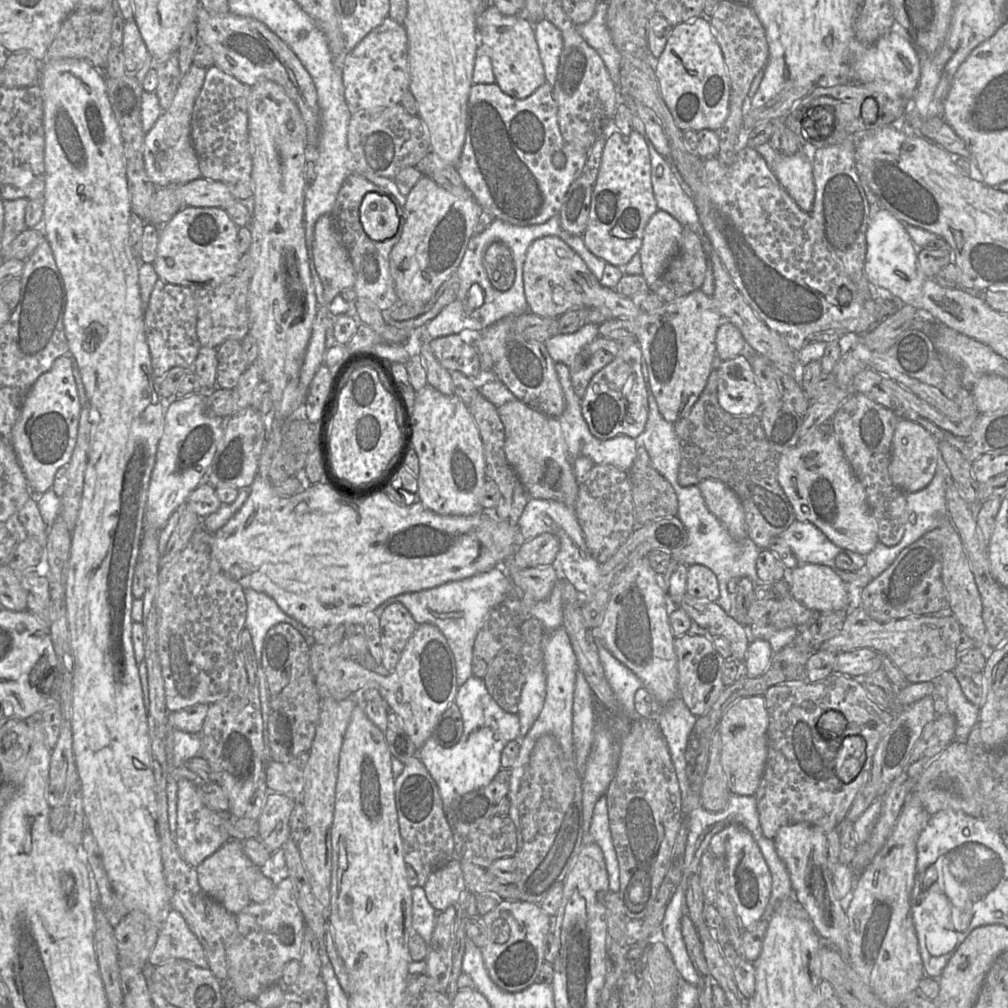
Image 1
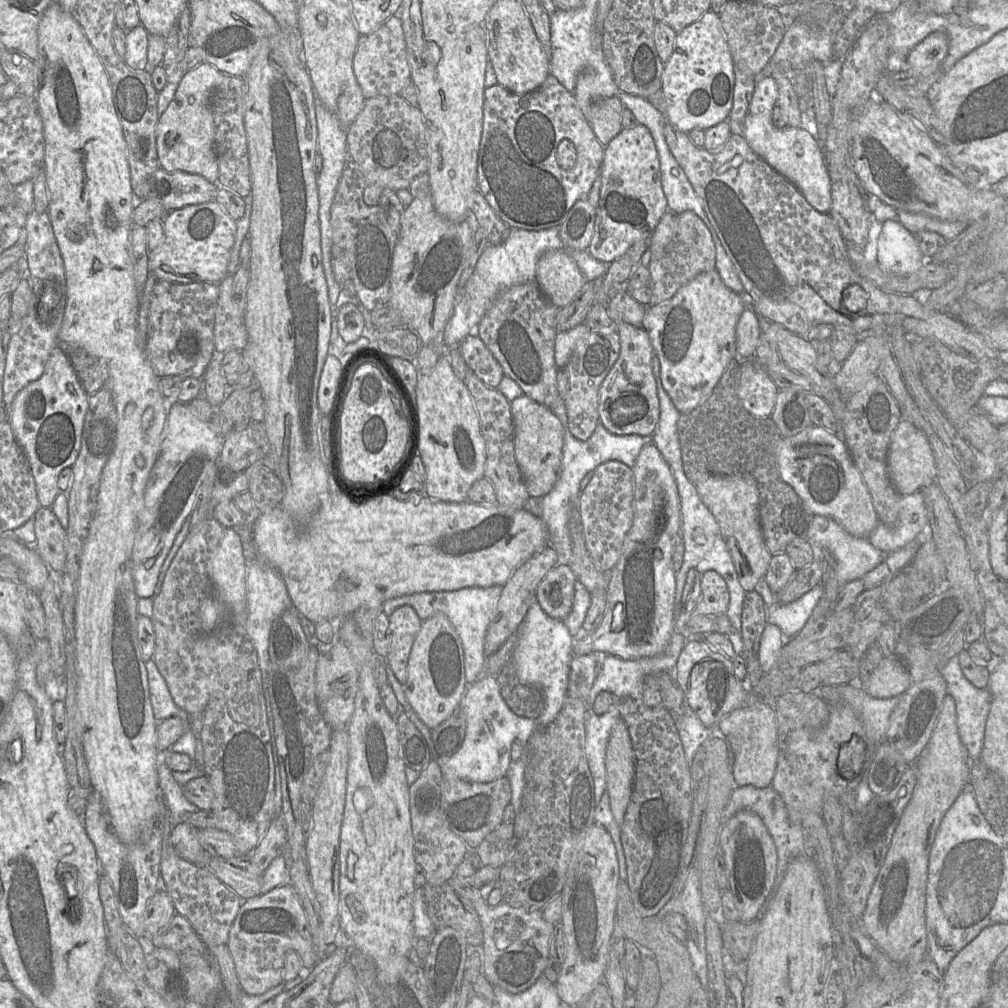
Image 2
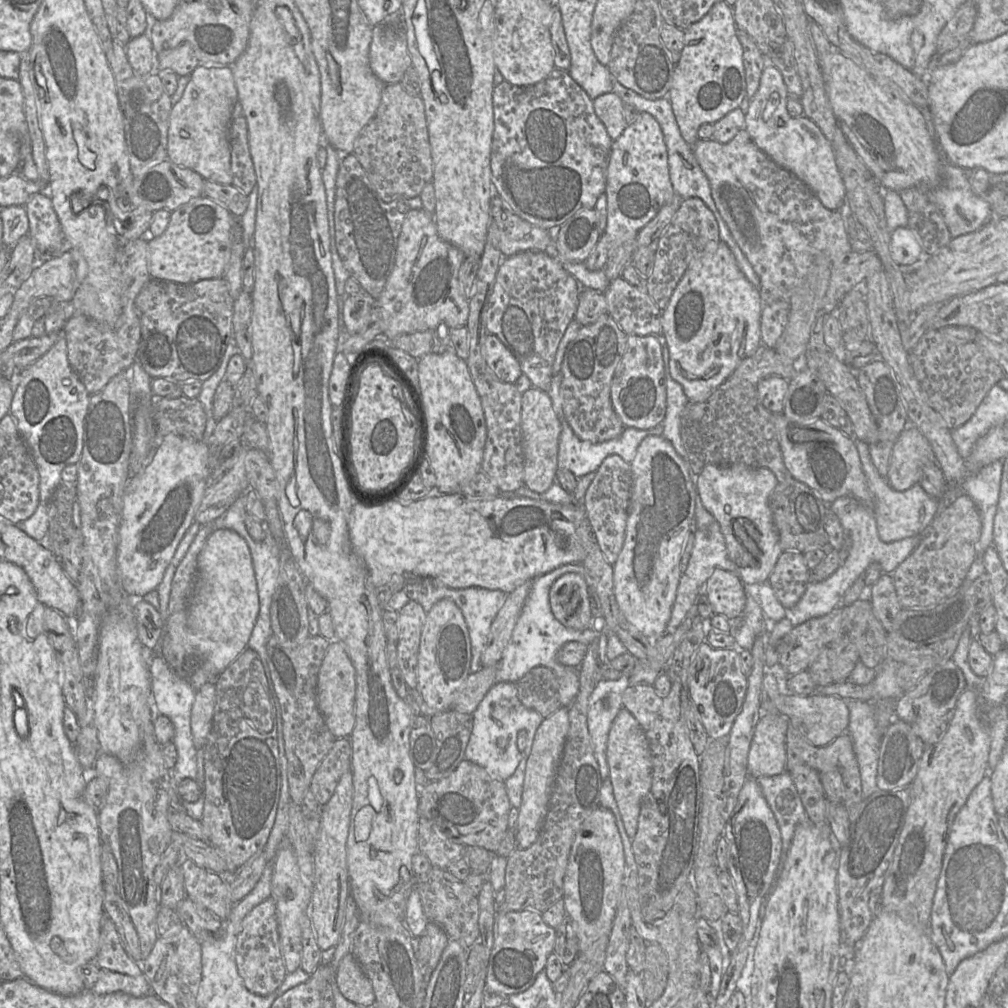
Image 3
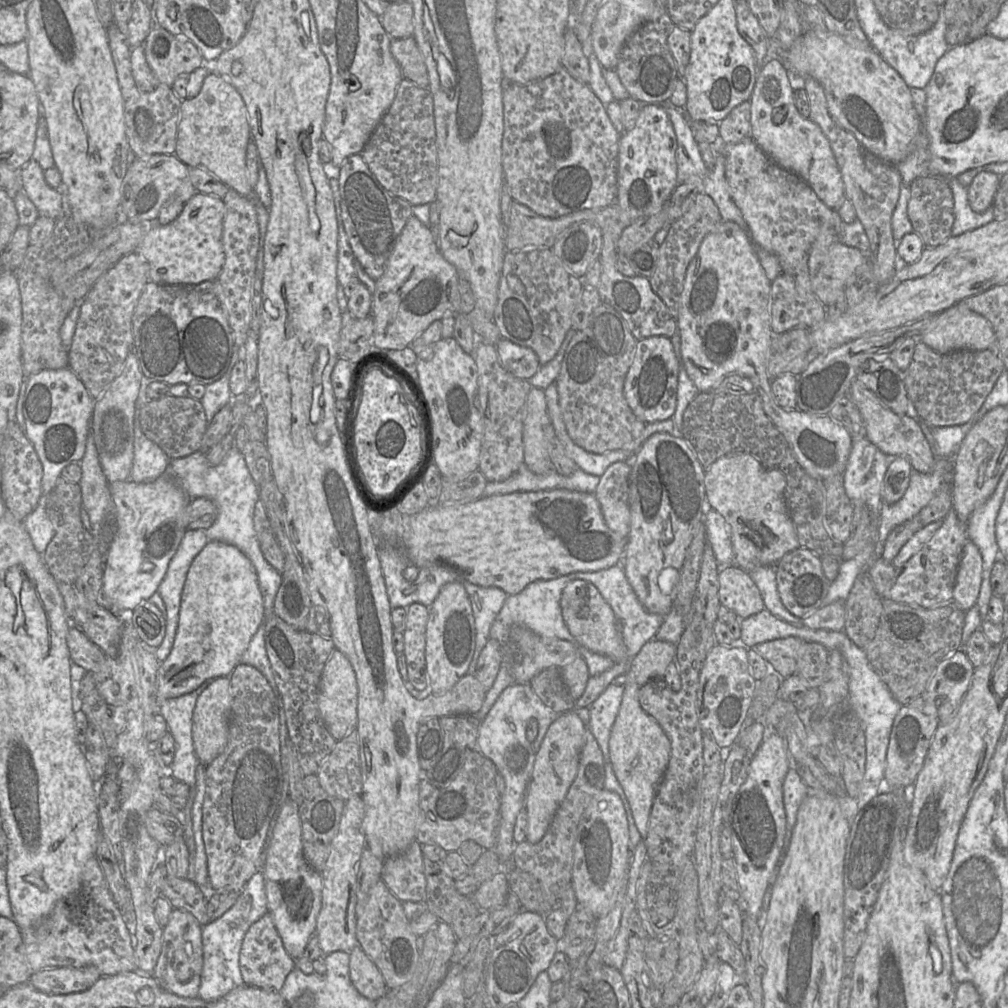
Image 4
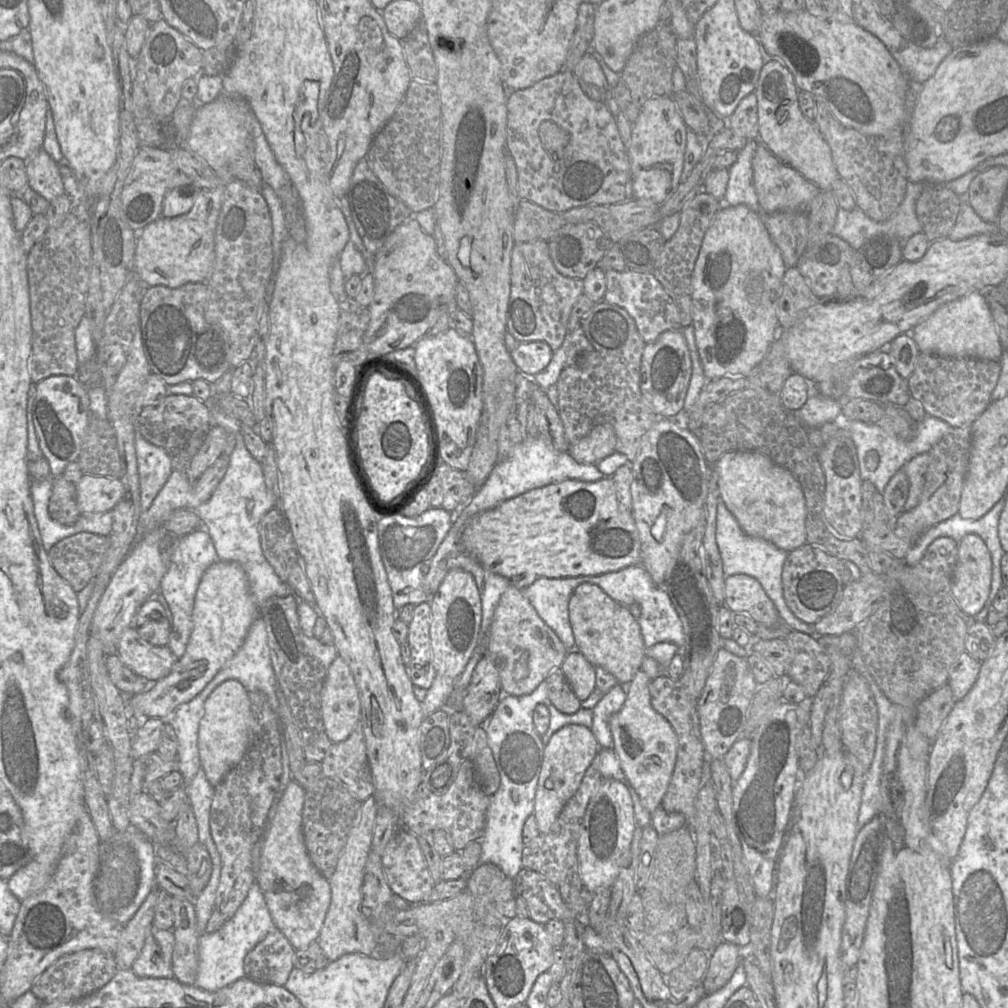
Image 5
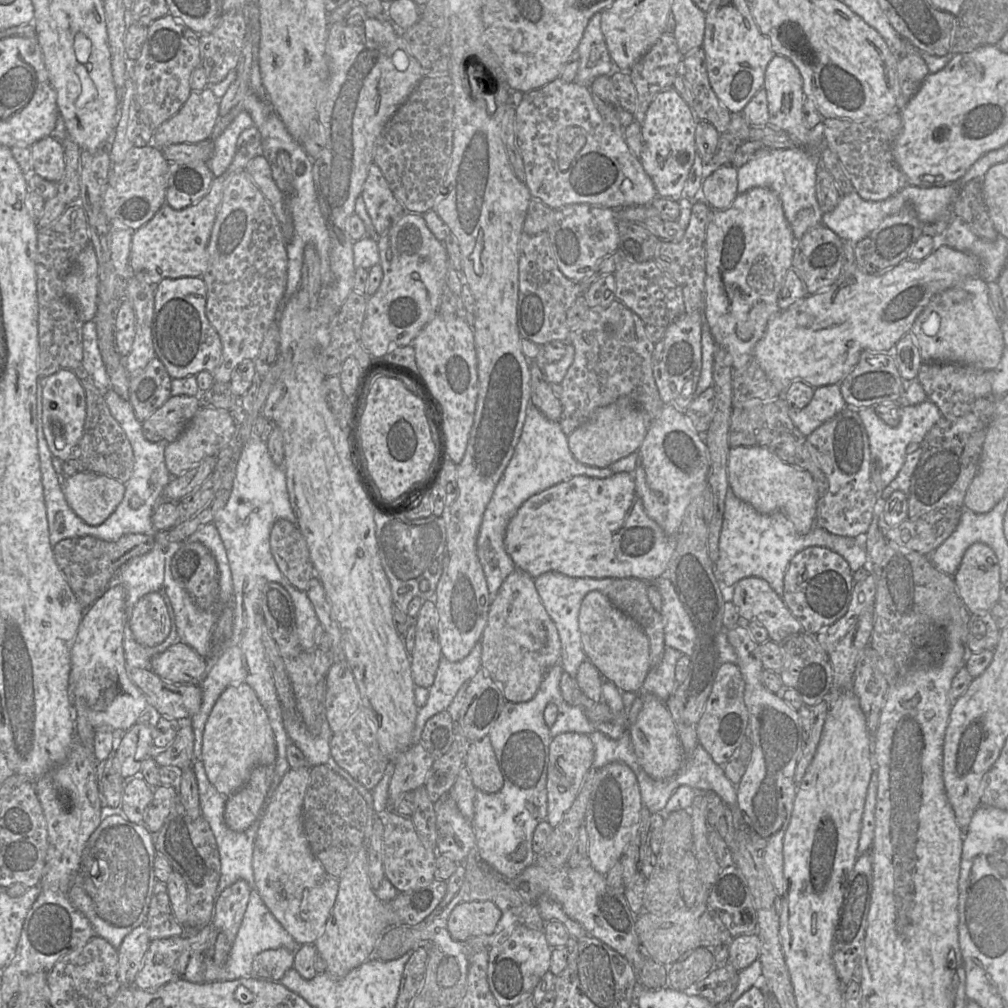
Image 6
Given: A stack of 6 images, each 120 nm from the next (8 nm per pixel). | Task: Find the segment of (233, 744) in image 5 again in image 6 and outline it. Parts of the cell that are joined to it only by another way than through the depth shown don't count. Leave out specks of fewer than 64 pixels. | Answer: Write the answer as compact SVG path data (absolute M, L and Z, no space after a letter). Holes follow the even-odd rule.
M246 683L225 688L209 714L202 737L200 760L211 784L220 794L230 796L248 781L256 766L272 765L276 758L273 730L255 691Z

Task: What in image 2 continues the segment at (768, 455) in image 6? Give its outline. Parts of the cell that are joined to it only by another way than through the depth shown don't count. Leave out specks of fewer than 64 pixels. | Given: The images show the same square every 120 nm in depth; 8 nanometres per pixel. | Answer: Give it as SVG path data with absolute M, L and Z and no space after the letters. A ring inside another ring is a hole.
M710 475L695 486L701 500L720 527L740 585L746 592L757 591L772 555L765 545L761 531L759 490L755 479L750 475Z

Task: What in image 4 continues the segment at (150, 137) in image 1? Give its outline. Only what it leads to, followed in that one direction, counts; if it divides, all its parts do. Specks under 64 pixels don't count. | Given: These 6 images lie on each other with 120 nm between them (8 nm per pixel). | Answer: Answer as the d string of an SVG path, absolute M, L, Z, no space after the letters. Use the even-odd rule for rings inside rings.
M211 72L194 98L181 99L178 133L174 155L187 167L205 168L229 189L253 197L246 170L246 150L251 132L245 103L236 88L222 76Z

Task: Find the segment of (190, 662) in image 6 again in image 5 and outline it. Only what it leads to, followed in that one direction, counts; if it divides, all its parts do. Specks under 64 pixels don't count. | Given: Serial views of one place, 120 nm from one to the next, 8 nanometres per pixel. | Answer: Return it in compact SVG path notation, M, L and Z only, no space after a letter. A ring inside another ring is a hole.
M132 627L122 632L116 655L133 672L150 682L157 682L168 675L179 659L167 645L155 646L147 643Z

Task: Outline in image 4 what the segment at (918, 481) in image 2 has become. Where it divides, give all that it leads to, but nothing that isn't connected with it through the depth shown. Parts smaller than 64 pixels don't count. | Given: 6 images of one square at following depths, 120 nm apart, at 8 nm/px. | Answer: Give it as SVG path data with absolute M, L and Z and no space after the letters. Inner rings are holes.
M896 456L884 476L882 502L893 504L902 498L909 486L911 472L909 460L903 456Z

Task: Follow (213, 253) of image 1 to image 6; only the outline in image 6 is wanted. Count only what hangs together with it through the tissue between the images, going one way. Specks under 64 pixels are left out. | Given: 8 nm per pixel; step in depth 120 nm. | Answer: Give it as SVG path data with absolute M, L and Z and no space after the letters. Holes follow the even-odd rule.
M255 127L243 131L236 143L236 151L231 164L223 174L215 177L209 191L197 203L186 208L176 210L165 203L146 224L134 230L130 248L130 265L135 275L143 277L152 284L158 284L165 278L177 279L182 277L203 277L209 260L208 244L211 232L219 211L223 193L230 179L241 171L245 171L247 164L260 153L261 133Z

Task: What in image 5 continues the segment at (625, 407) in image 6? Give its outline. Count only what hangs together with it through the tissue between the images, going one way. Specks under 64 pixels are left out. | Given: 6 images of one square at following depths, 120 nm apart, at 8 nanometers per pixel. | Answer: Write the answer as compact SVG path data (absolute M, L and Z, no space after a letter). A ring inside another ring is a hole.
M611 424L594 426L590 432L570 444L569 455L578 463L596 465L607 456L616 452L616 435Z

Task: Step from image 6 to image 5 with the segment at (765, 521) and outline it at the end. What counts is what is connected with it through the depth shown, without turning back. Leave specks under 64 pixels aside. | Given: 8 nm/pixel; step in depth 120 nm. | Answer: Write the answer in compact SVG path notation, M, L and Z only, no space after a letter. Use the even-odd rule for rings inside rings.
M721 500L717 507L716 542L725 578L734 574L746 574L754 577L760 582L766 594L774 603L781 623L791 630L815 635L813 624L807 624L796 618L786 605L783 597L781 573L788 552L776 547L767 540L746 534L737 519Z

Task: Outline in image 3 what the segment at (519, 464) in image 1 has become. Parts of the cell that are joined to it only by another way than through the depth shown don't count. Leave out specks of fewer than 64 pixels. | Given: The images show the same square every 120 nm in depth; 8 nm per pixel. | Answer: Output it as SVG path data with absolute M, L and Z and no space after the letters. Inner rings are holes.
M533 386L522 393L521 433L524 456L524 484L536 493L544 493L556 480L561 424L547 392Z

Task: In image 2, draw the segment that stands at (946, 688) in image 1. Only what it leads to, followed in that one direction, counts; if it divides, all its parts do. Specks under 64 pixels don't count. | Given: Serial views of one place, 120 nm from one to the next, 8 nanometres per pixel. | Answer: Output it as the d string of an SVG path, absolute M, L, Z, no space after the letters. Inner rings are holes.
M958 656L952 657L940 670L947 686L947 694L953 698L956 707L957 727L960 739L971 760L980 760L985 725L991 706L991 695L988 688L979 689L973 686L963 675Z

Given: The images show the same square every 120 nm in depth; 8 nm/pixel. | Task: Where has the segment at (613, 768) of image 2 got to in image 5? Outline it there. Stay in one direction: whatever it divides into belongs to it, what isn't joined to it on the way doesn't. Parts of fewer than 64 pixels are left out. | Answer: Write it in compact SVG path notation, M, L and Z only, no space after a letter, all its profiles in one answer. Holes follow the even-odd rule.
M638 670L630 681L621 710L610 718L613 750L621 768L639 795L642 806L653 813L661 805L676 764L678 739L670 723L651 705L648 675Z

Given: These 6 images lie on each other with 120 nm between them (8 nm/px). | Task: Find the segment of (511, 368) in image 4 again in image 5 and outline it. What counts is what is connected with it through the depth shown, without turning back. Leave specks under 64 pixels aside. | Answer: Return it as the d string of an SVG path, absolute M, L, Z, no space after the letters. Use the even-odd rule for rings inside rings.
M544 341L521 342L510 351L518 370L527 376L535 376L551 361L553 351Z

